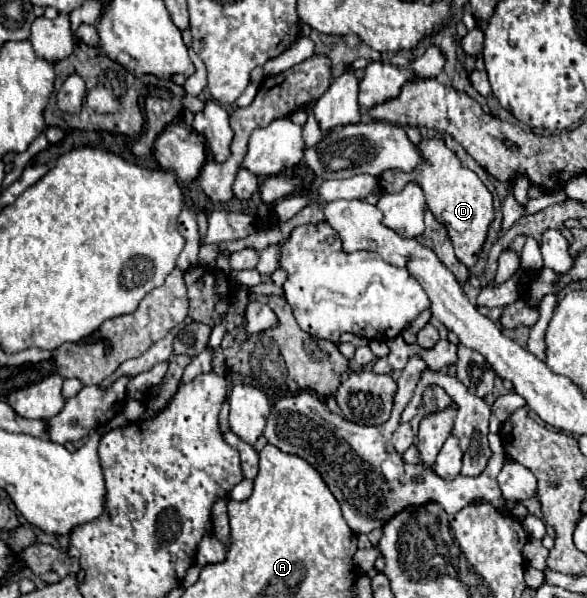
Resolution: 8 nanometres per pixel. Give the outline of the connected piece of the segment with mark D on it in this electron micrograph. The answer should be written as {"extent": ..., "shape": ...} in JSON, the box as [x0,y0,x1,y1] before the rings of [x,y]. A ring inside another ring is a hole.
{"extent":[378,138,494,268],"shape":[[[422,138],[418,144],[418,150],[424,158],[412,172],[402,170],[384,170],[378,178],[380,188],[384,192],[400,192],[408,182],[420,184],[426,196],[428,208],[434,212],[438,220],[442,220],[448,228],[450,240],[454,244],[456,256],[460,262],[464,262],[468,268],[476,264],[476,254],[482,248],[488,226],[494,220],[494,208],[492,208],[492,194],[482,184],[482,180],[468,168],[462,166],[458,156],[444,144],[440,138]]]}

